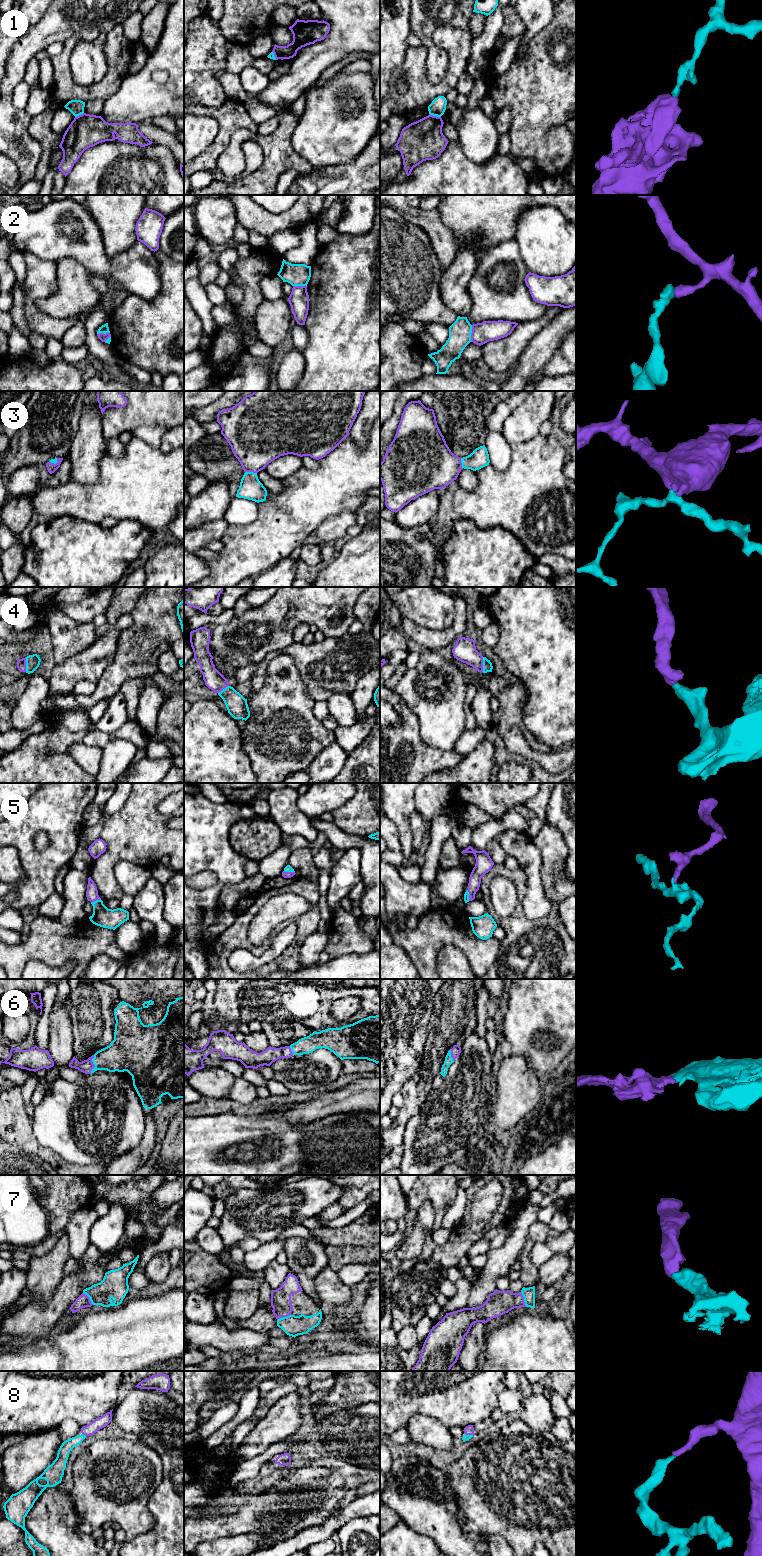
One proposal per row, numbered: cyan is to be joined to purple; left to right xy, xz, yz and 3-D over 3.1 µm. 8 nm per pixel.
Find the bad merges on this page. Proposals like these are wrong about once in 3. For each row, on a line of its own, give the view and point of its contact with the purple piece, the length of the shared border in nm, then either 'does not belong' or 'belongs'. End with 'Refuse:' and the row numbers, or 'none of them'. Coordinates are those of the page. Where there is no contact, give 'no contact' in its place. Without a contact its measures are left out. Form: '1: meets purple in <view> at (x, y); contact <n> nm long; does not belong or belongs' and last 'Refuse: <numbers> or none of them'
1: meets purple in yz at (435, 116); contact 100 nm long; does not belong
2: meets purple in yz at (471, 333); contact 140 nm long; does not belong
3: meets purple in xz at (251, 471); contact 100 nm long; belongs
4: meets purple in xy at (25, 664); contact 120 nm long; belongs
5: meets purple in xy at (95, 900); contact 90 nm long; belongs
6: meets purple in xy at (93, 1064); contact 150 nm long; belongs
7: meets purple in yz at (523, 1299); contact 130 nm long; belongs
8: meets purple in xy at (84, 1434); contact 40 nm long; belongs
Refuse: 1, 2

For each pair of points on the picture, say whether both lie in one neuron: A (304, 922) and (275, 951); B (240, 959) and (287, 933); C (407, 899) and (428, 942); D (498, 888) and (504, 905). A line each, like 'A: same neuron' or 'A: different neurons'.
A: different neurons
B: same neuron
C: different neurons
D: same neuron

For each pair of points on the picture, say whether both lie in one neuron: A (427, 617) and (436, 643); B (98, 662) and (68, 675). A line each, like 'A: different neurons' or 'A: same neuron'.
A: different neurons
B: same neuron

